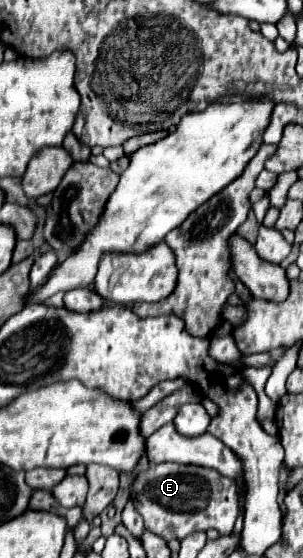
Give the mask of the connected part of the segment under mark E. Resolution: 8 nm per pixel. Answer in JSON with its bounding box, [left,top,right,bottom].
[132,462,244,540]

